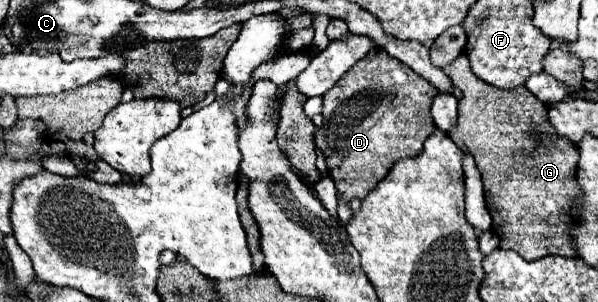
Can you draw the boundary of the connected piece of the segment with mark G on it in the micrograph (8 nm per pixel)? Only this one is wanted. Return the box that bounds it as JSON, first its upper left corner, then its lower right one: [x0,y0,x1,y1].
[442,54,582,260]

